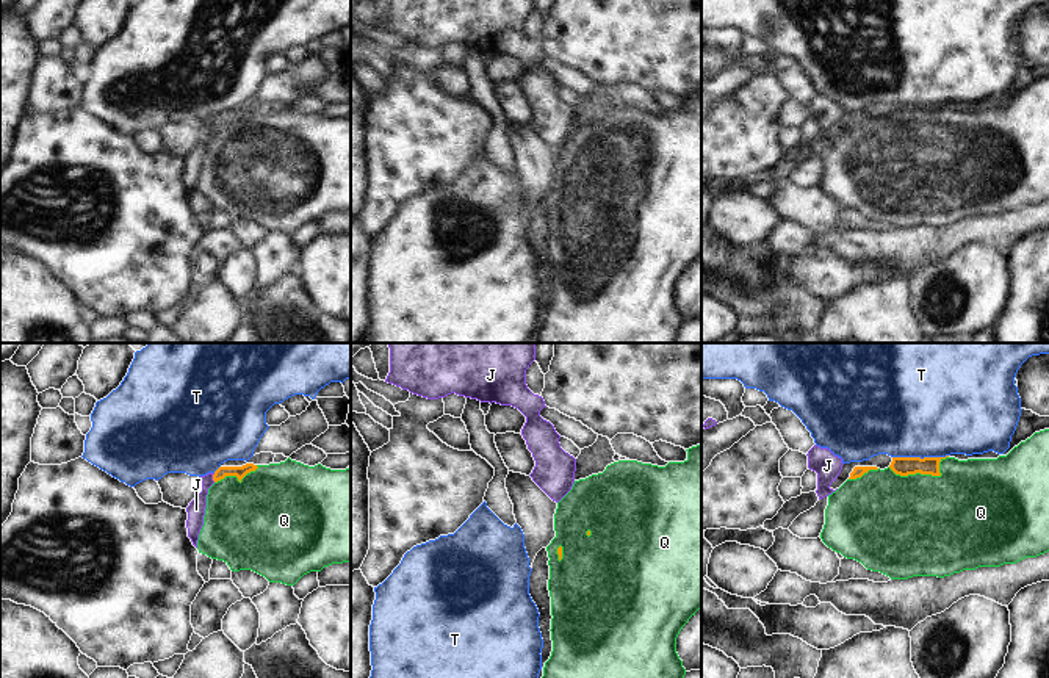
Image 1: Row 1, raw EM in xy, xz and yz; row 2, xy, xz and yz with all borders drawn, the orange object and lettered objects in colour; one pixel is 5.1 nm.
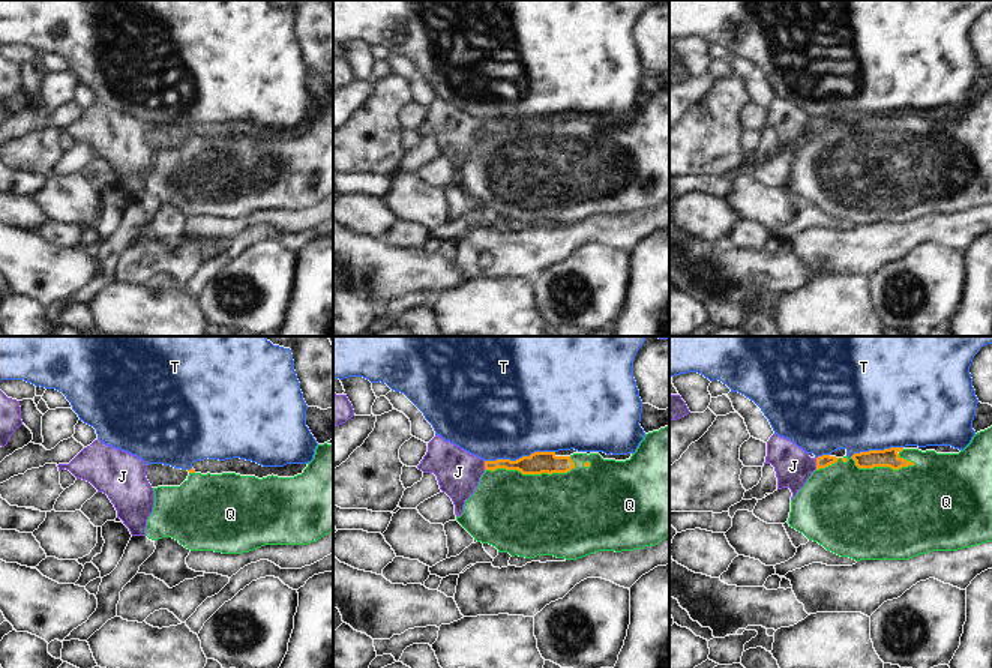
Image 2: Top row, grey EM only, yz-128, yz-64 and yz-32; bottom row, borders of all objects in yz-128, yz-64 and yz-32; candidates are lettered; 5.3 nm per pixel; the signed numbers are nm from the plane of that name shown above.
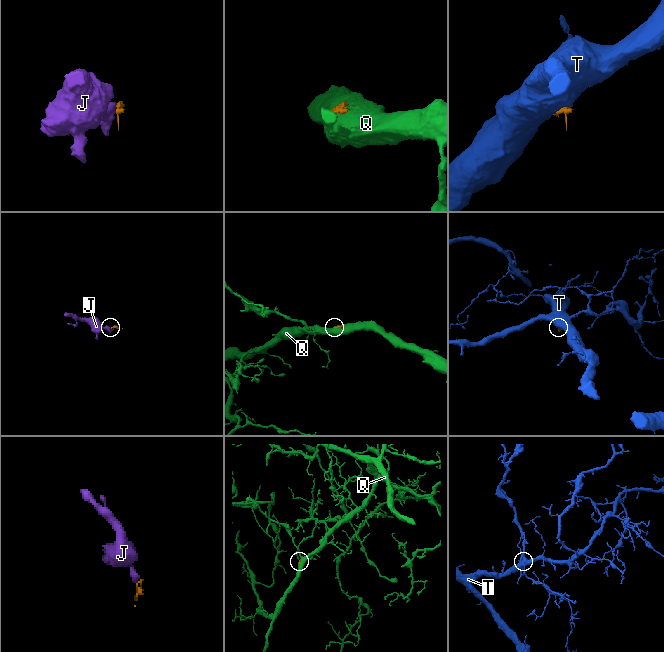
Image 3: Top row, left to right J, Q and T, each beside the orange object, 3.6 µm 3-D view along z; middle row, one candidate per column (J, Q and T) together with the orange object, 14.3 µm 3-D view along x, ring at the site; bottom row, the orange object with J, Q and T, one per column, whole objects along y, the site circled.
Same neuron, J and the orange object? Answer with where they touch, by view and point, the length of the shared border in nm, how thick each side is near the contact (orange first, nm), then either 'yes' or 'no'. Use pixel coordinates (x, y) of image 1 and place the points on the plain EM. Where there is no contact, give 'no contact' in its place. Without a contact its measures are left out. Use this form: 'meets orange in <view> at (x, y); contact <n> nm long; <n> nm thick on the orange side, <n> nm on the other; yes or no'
meets orange in xy at (213, 127); contact 50 nm long; 60 nm thick on the orange side, 90 nm on the other; no

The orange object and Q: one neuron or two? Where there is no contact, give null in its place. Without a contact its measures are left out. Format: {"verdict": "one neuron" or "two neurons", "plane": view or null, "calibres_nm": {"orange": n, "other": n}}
{"verdict": "one neuron", "plane": "yz", "calibres_nm": {"orange": 100, "other": 500}}

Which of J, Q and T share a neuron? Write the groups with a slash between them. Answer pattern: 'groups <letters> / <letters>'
groups J / Q / T

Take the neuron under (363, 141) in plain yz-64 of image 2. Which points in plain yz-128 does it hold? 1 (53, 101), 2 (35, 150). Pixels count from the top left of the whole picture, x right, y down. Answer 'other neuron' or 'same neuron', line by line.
1: same neuron
2: same neuron

